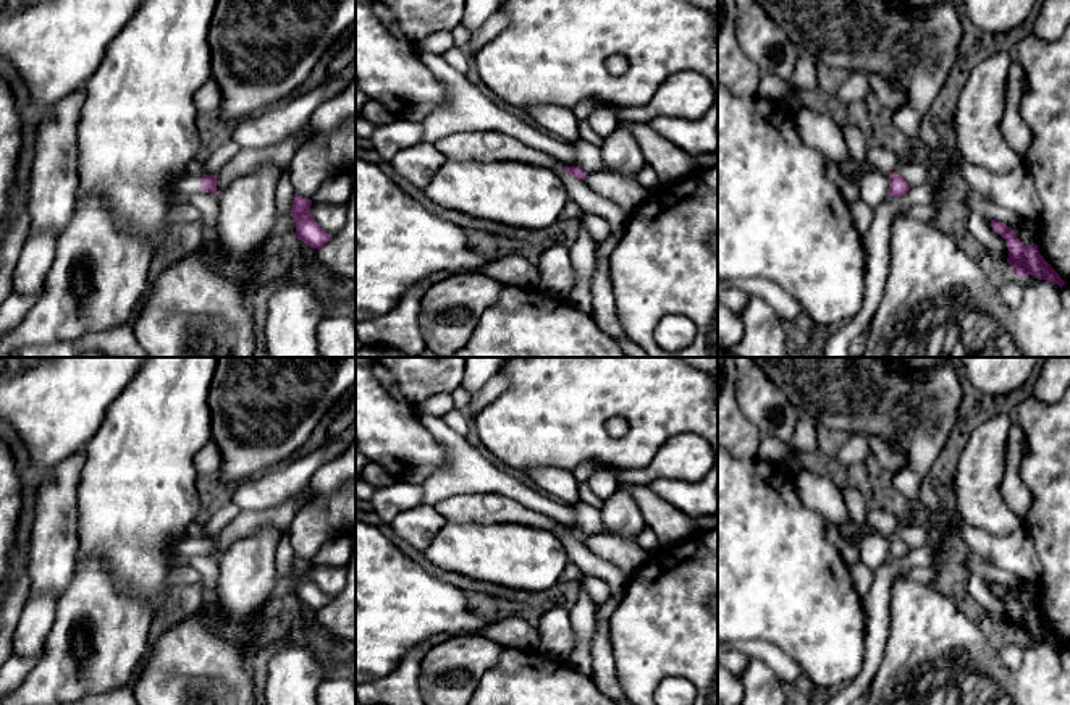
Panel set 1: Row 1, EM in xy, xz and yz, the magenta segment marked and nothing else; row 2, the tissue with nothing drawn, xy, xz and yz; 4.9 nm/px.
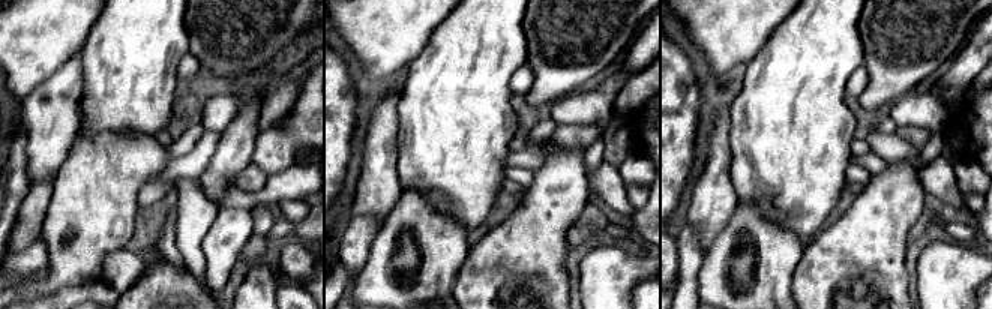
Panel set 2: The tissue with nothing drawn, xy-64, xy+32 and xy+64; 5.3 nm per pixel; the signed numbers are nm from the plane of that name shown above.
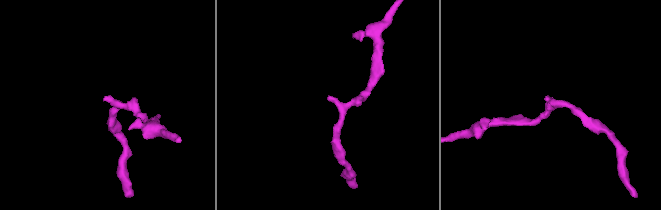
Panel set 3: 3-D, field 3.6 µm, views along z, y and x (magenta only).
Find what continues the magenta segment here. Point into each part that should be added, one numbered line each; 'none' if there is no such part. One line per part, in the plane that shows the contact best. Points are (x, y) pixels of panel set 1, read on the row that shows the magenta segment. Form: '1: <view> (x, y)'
1: xy (185, 186)

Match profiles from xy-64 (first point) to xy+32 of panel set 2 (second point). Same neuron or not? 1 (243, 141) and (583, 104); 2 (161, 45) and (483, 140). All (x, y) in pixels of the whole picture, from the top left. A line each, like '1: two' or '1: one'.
1: two
2: one

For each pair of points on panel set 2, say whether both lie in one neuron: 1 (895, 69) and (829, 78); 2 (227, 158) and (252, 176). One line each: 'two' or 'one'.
1: two
2: two

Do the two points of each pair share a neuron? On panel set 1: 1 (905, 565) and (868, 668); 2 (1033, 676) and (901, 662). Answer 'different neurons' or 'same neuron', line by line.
1: same neuron
2: same neuron

